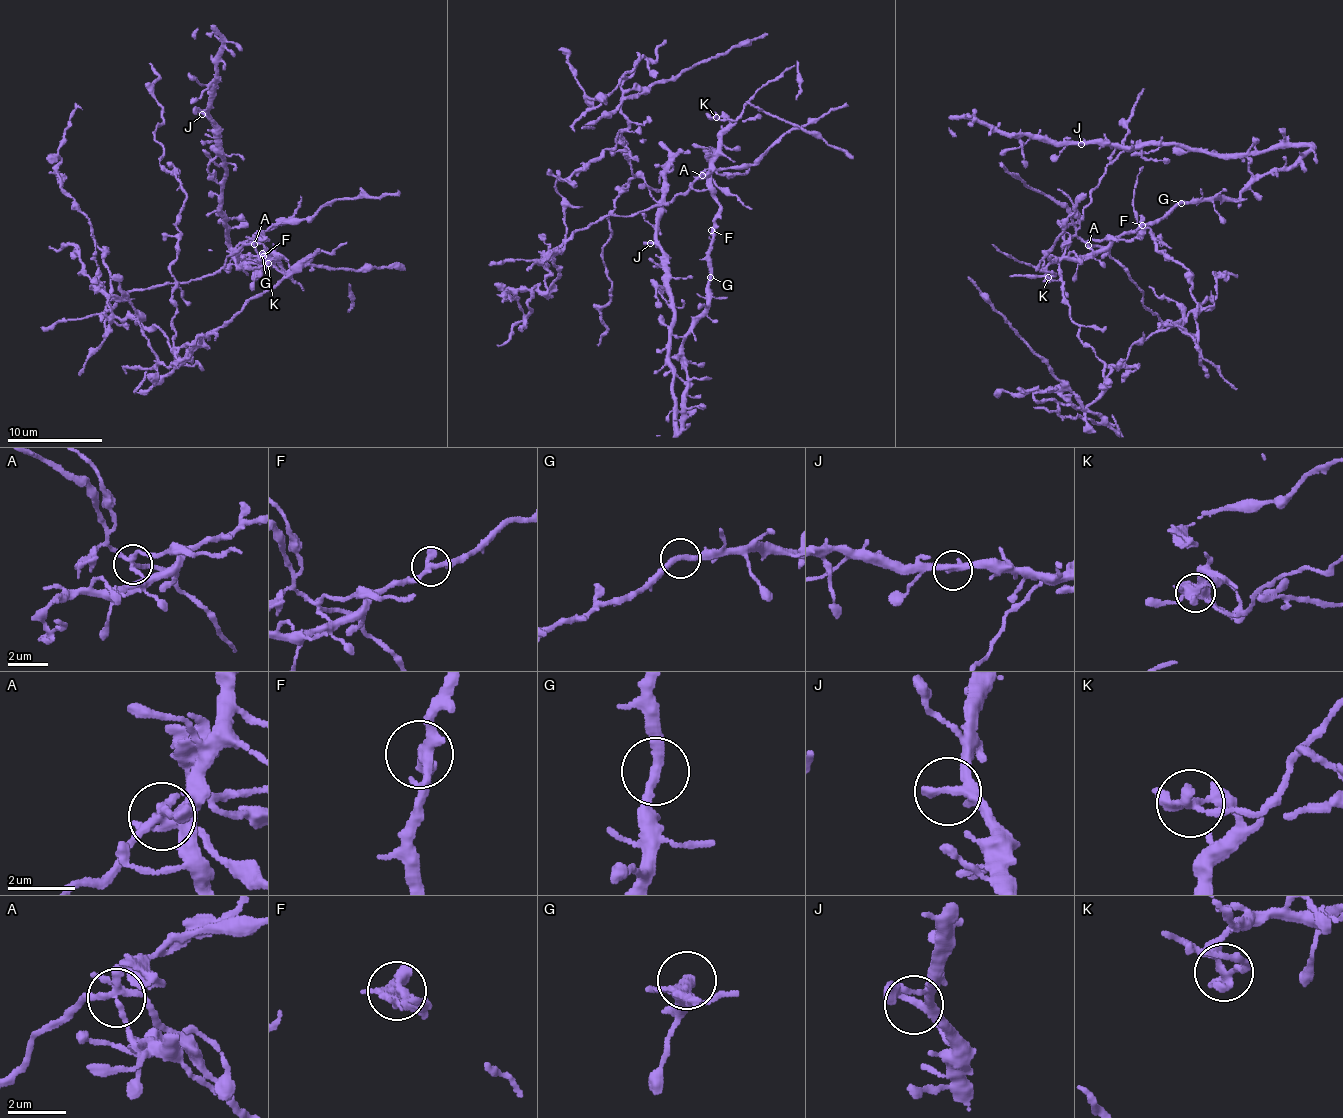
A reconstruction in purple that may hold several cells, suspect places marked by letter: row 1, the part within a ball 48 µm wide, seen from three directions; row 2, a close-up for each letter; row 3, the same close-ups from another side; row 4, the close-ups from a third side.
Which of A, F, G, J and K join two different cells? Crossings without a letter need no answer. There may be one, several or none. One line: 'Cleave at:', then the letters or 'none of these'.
Cleave at: A, K

